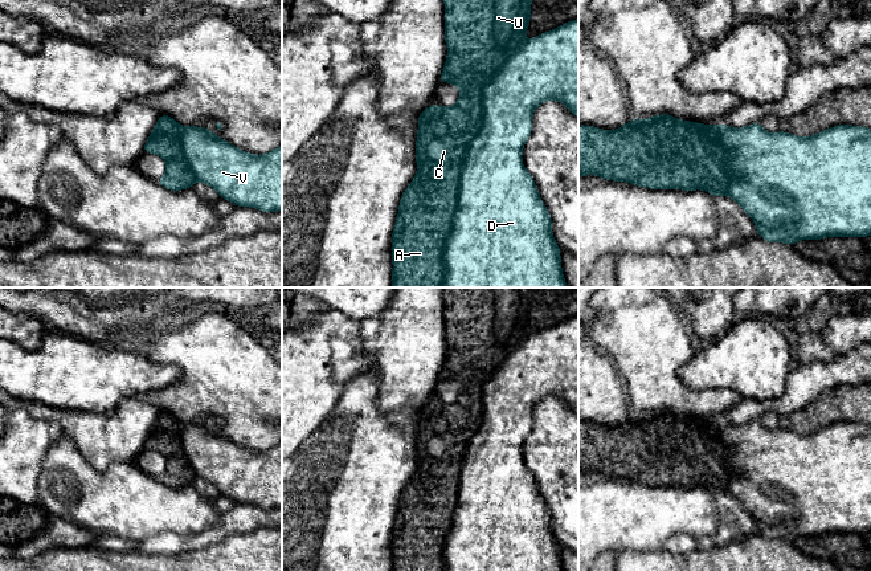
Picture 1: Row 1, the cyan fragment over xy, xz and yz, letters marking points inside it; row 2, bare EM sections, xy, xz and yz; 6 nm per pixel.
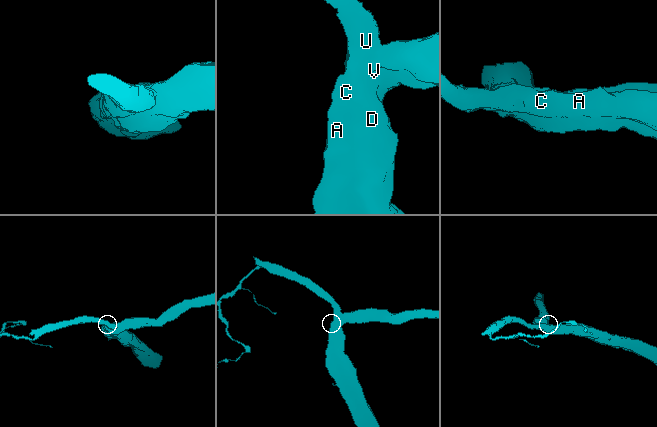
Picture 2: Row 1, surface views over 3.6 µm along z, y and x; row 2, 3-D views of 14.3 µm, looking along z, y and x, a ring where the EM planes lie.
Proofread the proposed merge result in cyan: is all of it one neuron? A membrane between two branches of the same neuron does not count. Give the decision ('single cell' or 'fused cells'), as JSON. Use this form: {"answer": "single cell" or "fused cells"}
{"answer": "single cell"}

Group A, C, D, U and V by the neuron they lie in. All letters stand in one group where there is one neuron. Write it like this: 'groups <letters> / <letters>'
groups A C D U V

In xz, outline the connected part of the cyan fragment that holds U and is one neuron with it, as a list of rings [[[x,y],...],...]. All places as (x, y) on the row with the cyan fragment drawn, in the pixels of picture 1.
[[[443,0],[443,3],[447,58],[439,82],[455,85],[461,95],[454,106],[432,105],[418,117],[417,174],[401,196],[392,233],[392,287],[568,287],[561,269],[560,246],[552,236],[551,215],[537,192],[533,178],[523,166],[522,152],[532,131],[533,110],[540,103],[560,101],[578,118],[578,19],[539,34],[526,44],[532,0]]]

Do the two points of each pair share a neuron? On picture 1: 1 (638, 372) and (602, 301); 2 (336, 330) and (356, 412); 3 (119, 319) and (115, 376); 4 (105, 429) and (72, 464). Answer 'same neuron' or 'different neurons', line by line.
1: same neuron
2: different neurons
3: different neurons
4: different neurons

